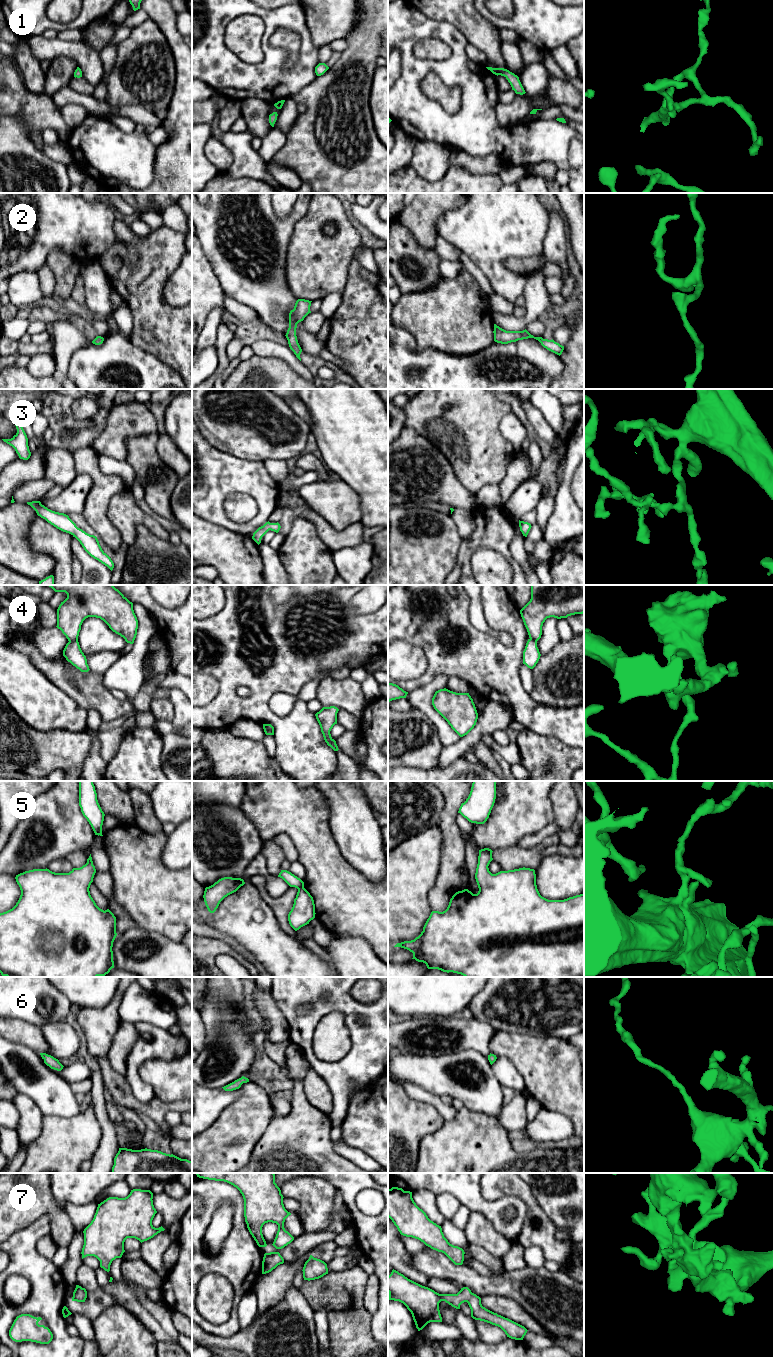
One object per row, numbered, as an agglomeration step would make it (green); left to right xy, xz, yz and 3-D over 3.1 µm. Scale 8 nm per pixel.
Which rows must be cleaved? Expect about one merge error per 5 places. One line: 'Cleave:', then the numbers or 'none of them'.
Cleave: 4

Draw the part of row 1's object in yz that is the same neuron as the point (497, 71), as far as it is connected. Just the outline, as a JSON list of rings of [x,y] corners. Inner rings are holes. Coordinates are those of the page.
[[[486,67],[486,68],[497,76],[498,75],[504,76],[508,80],[508,82],[512,87],[512,90],[514,90],[516,94],[523,95],[526,93],[519,80],[519,77],[514,73],[504,68],[492,68],[492,67]]]

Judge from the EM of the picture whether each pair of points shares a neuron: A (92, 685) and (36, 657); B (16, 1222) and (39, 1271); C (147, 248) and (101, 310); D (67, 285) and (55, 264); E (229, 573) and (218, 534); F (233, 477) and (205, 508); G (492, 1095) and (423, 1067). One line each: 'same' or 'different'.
A: same
B: different
C: different
D: same
E: same
F: same
G: same

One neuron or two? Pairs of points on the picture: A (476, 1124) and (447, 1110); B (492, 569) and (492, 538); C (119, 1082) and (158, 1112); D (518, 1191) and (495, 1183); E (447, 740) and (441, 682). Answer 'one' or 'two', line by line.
A: two
B: two
C: one
D: one
E: one

